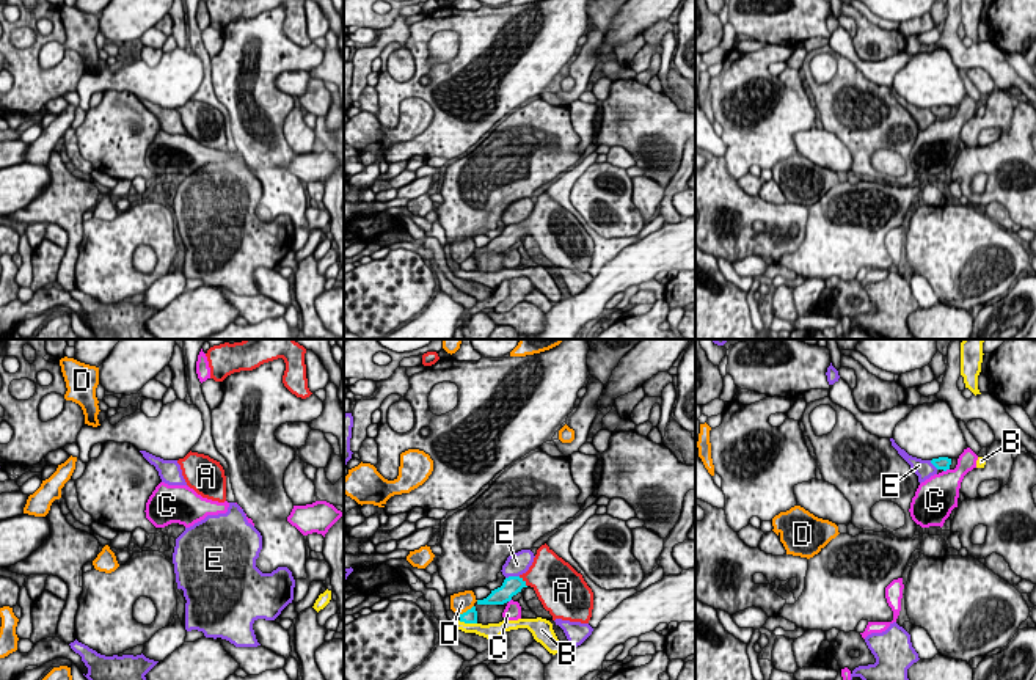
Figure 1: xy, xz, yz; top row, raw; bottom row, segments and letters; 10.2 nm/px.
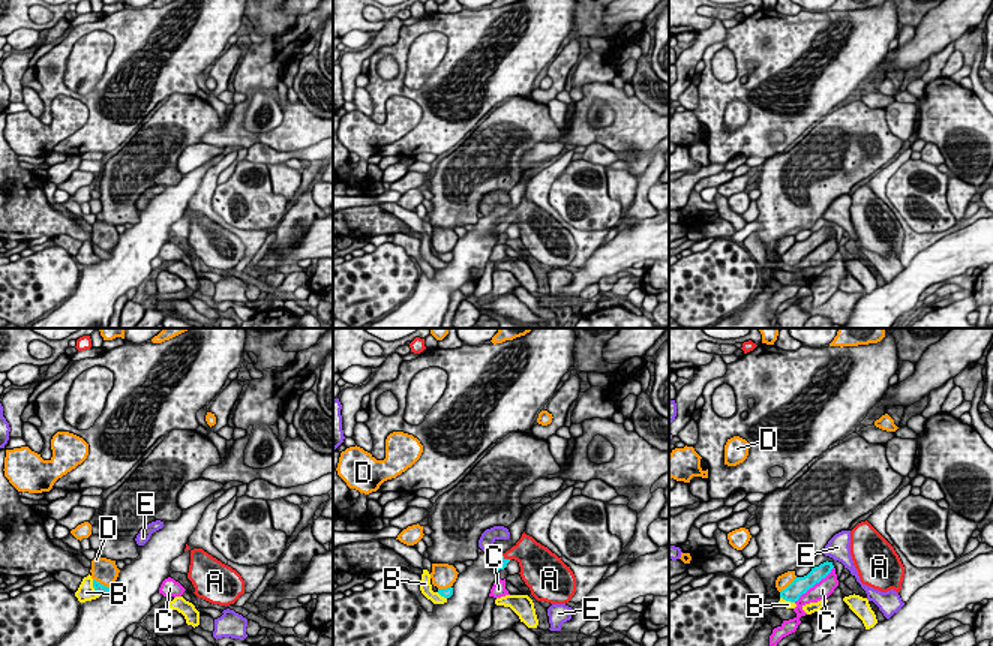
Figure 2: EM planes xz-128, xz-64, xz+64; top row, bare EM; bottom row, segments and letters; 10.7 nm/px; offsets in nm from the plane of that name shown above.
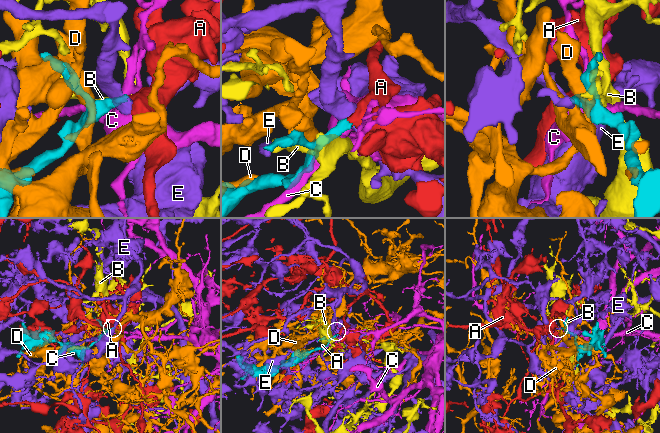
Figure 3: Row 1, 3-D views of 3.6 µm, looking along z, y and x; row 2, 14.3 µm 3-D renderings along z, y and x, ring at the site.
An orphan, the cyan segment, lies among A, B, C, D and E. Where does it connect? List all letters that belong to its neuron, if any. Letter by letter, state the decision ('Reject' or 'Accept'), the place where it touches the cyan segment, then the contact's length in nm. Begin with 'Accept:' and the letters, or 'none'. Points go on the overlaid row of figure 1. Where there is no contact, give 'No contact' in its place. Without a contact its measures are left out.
Accept: A
A: Accept. Touches cyan at xz (523, 581). Shared border 140 nm
B: Reject. Touches cyan at xz (468, 622). Shared border 190 nm
C: Reject. Touches cyan at yz (945, 470). Shared border 70 nm
D: Reject. Touches cyan at xz (466, 611). Shared border 190 nm
E: Reject. Touches cyan at xz (512, 577). Shared border 150 nm

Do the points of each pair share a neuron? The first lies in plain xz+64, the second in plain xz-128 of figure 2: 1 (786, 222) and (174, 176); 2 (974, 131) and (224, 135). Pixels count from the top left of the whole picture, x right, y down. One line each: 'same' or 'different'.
1: same
2: same

